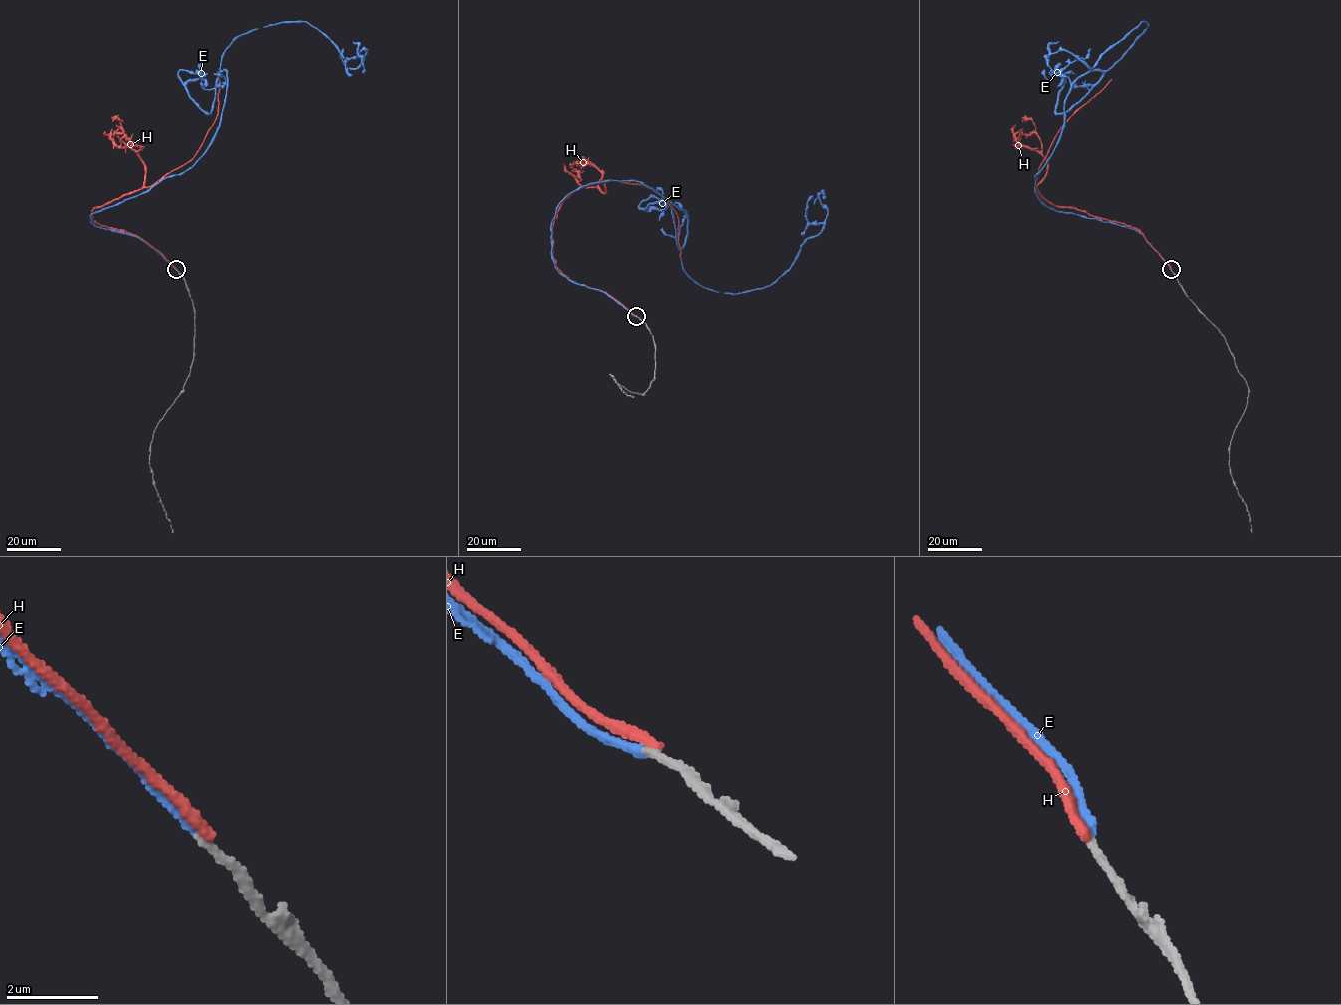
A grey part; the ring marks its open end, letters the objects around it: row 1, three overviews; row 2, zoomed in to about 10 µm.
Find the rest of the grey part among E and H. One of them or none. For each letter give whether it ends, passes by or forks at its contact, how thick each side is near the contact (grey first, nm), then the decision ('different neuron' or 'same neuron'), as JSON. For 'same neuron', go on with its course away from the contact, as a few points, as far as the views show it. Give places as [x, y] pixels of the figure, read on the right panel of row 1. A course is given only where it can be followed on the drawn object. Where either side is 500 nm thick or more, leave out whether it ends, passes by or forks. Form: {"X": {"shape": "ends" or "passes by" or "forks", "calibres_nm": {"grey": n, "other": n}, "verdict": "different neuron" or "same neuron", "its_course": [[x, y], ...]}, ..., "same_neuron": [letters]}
{"E": {"shape": "ends", "calibres_nm": {"grey": 180, "other": 200}, "verdict": "same neuron", "its_course": [[1170, 269], [1138, 230], [1036, 194], [1070, 86], [1109, 70], [1147, 23], [1092, 68], [1051, 53], [1053, 73]]}, "H": {"shape": "ends", "calibres_nm": {"grey": 190, "other": 240}, "verdict": "different neuron"}, "same_neuron": ["E"]}

